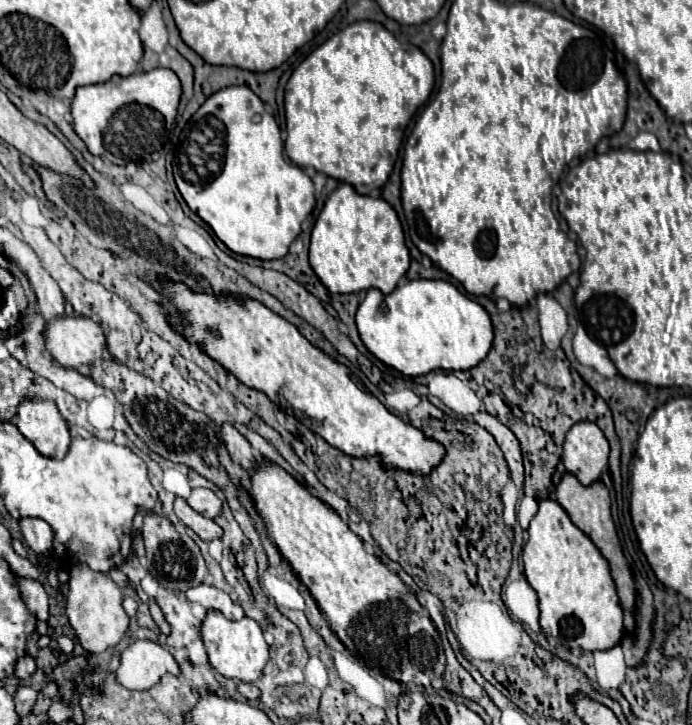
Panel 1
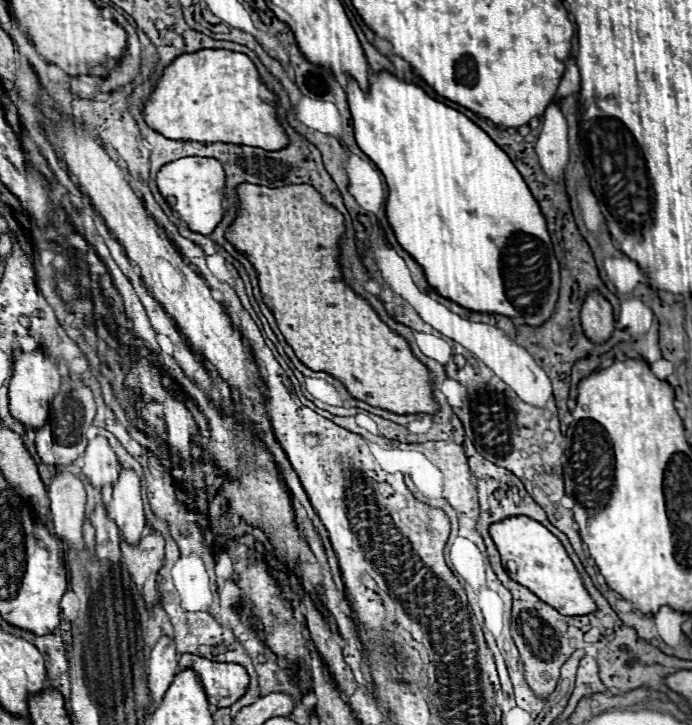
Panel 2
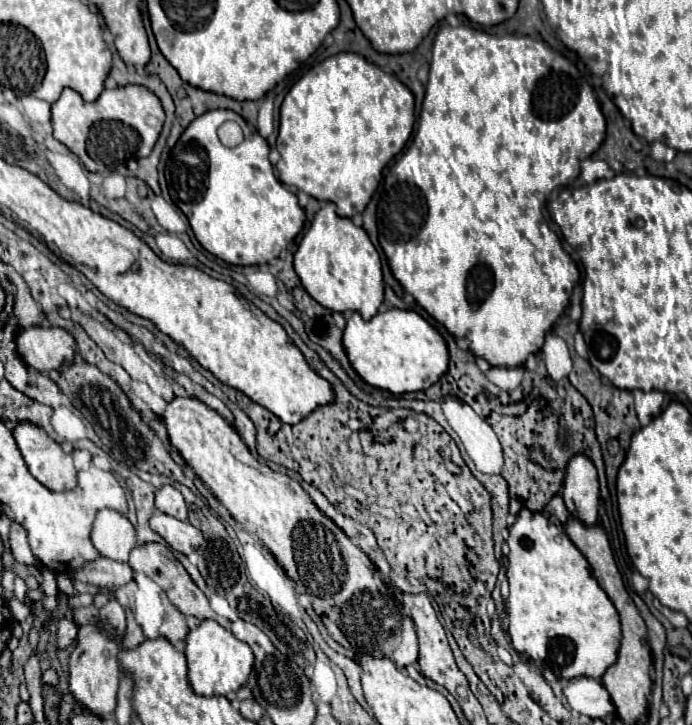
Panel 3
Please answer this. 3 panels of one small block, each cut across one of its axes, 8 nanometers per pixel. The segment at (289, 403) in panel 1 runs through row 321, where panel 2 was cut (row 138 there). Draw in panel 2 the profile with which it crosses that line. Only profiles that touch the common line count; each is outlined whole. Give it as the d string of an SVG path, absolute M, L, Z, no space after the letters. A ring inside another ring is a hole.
M198 50L174 58L162 72L142 108L146 124L170 140L238 142L244 146L280 150L288 138L274 114L276 96L260 82L246 54L230 50Z

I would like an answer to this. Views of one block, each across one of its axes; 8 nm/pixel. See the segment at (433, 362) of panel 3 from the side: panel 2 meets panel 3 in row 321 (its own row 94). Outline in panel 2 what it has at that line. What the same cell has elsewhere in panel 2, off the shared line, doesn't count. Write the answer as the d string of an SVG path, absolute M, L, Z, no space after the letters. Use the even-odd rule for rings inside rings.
M380 72L374 76L376 82L370 82L370 92L364 94L358 84L350 78L346 86L348 94L348 104L354 120L354 134L358 140L360 150L378 166L382 172L386 184L388 184L388 200L386 200L386 218L400 242L400 246L424 268L428 284L442 296L450 298L452 302L458 302L462 308L468 308L472 312L486 312L486 314L502 314L514 320L516 324L528 324L528 326L542 326L546 320L550 320L556 304L558 304L558 292L560 292L560 266L552 250L552 240L546 230L546 220L538 208L538 202L532 198L526 182L522 180L520 172L508 158L508 154L496 146L496 142L482 130L478 128L470 118L460 114L454 108L448 108L446 104L434 100L428 96L420 86L410 84L406 80L400 80L388 72Z

